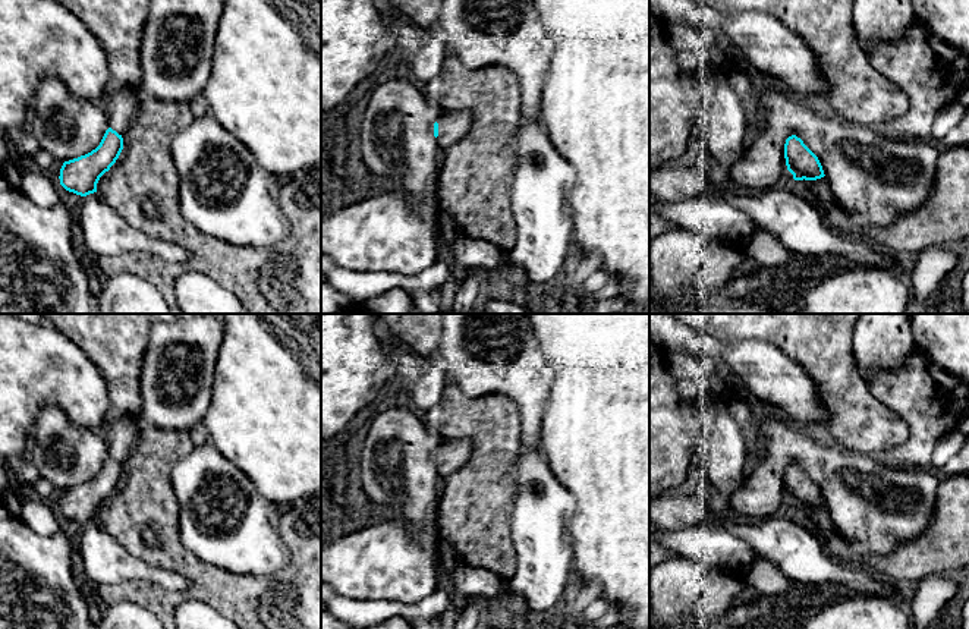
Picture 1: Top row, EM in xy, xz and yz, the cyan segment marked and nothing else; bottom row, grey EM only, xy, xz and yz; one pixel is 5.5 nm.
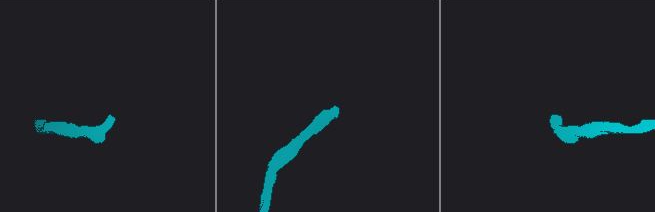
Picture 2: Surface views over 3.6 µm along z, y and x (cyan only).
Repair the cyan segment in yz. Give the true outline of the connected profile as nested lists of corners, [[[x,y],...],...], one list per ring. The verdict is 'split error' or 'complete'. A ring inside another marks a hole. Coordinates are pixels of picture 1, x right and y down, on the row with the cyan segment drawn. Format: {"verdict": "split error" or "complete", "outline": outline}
{"verdict": "complete", "outline": [[[796,135],[786,139],[784,158],[795,180],[817,180],[825,176],[818,157]]]}

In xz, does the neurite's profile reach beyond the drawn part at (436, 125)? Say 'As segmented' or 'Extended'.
Extended

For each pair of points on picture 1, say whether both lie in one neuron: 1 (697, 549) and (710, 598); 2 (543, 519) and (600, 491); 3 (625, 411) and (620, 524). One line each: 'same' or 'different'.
1: different
2: different
3: same

